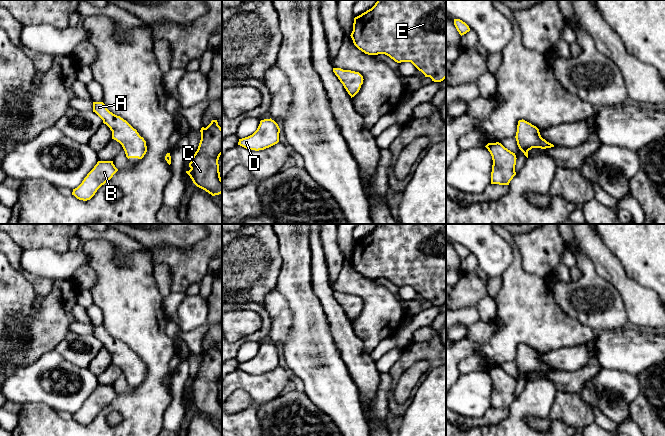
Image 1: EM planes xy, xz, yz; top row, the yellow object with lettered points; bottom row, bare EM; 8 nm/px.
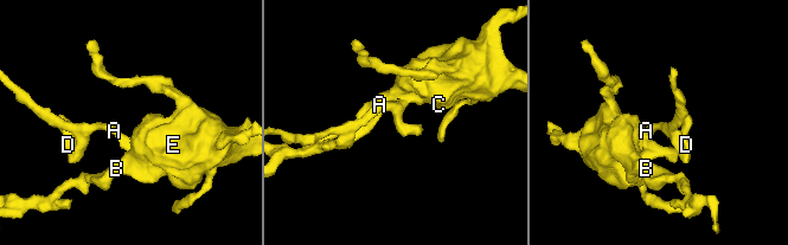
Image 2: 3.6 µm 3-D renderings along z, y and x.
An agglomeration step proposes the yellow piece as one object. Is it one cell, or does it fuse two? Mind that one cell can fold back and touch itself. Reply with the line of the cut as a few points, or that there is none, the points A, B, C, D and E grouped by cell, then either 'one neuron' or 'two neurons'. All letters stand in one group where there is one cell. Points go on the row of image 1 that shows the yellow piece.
no cut; A B C D E; one neuron

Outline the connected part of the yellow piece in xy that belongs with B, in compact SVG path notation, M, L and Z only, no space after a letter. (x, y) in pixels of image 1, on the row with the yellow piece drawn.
M98 161L82 183L73 189L72 195L79 200L90 200L97 190L108 182L117 171L113 161Z

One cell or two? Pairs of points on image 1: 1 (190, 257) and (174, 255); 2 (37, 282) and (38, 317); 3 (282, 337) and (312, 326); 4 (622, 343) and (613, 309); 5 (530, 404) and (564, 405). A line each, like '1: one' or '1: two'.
1: one
2: two
3: two
4: two
5: two

